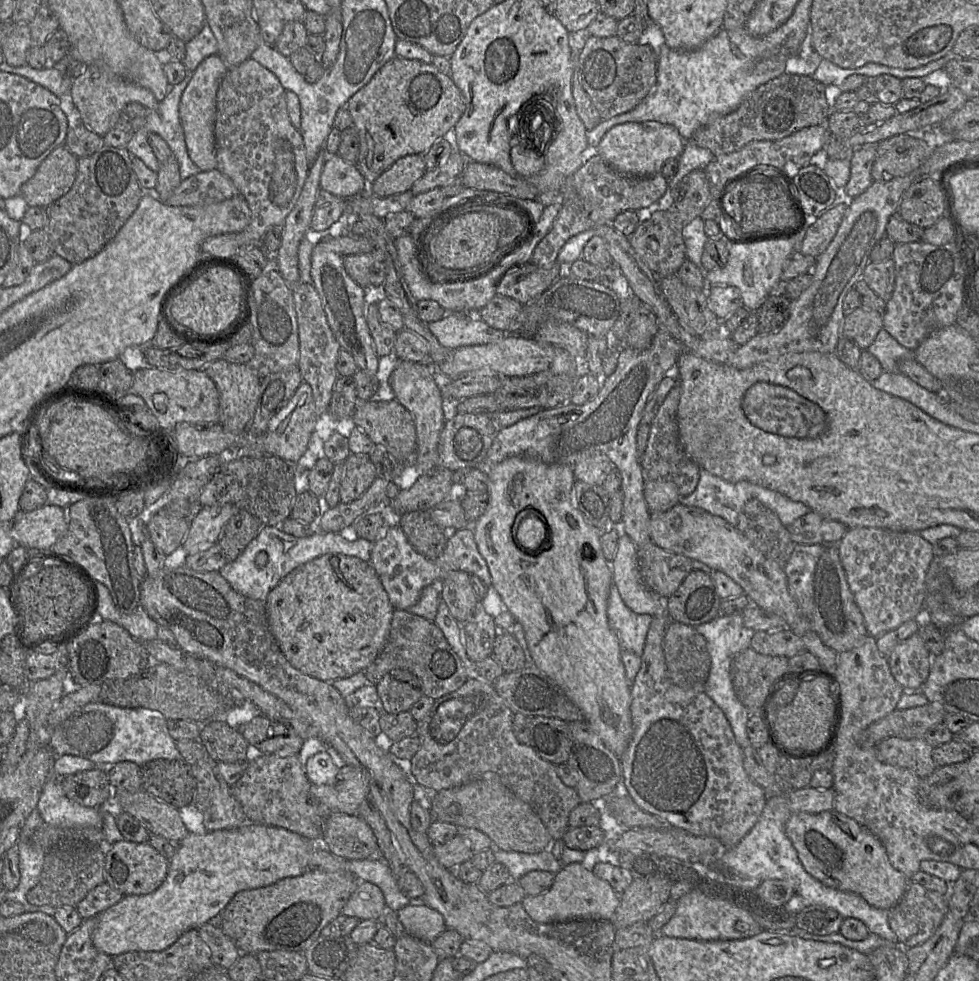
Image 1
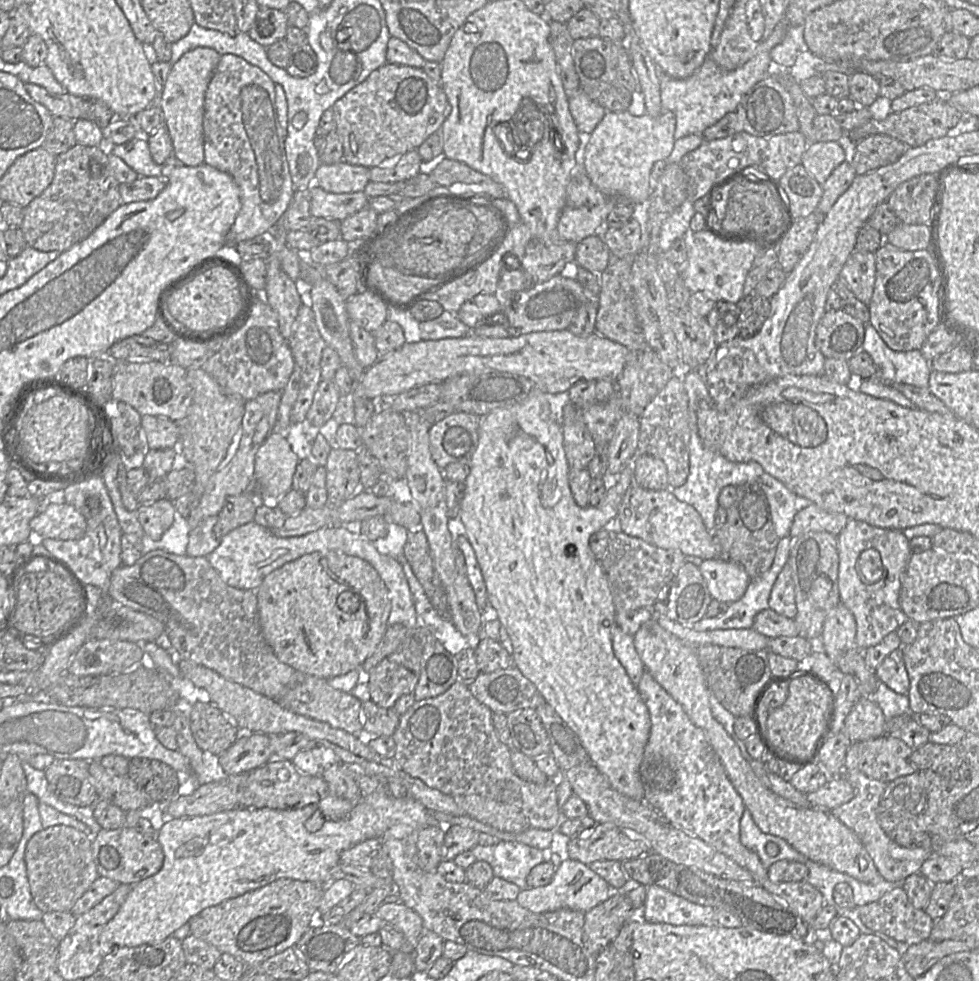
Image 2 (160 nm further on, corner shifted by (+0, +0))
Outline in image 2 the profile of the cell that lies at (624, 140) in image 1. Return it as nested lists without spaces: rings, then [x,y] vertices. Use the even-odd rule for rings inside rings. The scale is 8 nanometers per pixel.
[[[606,111],[584,149],[582,165],[592,184],[609,198],[622,198],[618,200],[631,203],[647,202],[654,184],[652,167],[657,161],[666,161],[671,154],[675,128],[676,118],[670,111],[662,111],[657,117]]]

